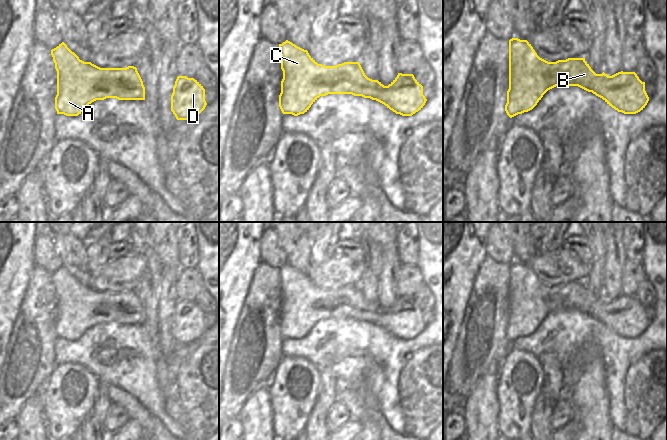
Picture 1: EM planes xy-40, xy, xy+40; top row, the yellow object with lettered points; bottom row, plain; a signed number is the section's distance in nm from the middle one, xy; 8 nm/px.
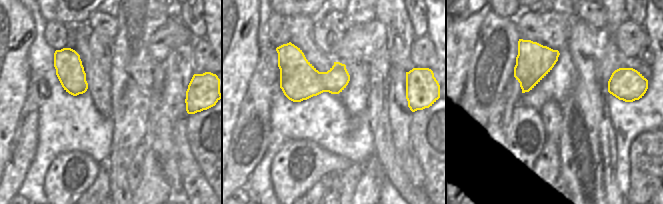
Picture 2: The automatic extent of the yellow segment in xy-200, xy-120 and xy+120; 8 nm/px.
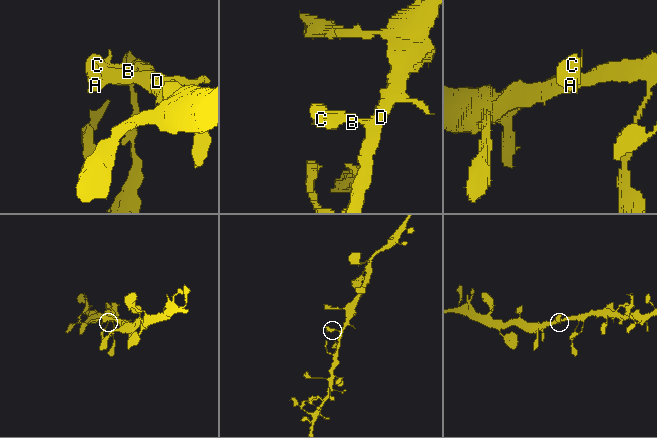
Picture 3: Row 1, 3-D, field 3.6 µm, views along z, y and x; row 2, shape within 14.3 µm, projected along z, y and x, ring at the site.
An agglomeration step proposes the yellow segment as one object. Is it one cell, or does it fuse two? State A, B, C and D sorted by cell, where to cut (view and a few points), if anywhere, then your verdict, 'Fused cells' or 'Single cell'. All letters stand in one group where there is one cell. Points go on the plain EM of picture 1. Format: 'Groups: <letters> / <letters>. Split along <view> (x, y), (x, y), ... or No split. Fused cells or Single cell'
Groups: A B C D. No split. Single cell

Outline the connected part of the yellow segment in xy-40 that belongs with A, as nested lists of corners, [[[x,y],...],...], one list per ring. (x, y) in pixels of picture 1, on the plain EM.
[[[64,266],[51,279],[57,295],[57,338],[78,340],[92,326],[106,322],[145,324],[145,311],[134,290],[100,292],[80,284]]]

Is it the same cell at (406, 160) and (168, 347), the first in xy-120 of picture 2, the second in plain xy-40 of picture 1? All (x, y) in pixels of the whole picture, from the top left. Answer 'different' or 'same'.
same

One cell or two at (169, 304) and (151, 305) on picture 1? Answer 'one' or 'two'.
two

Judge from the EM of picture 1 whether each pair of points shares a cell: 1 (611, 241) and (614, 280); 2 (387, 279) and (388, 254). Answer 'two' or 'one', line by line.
1: one
2: one

